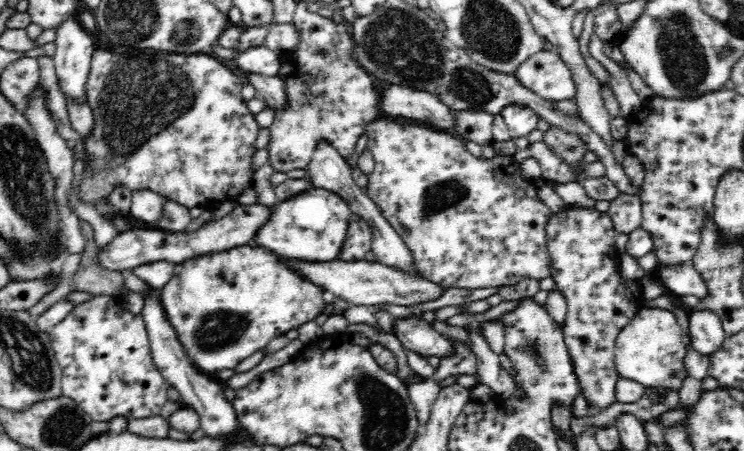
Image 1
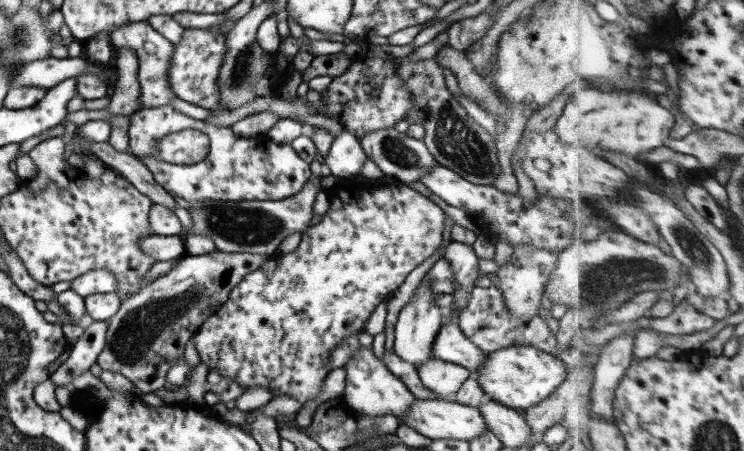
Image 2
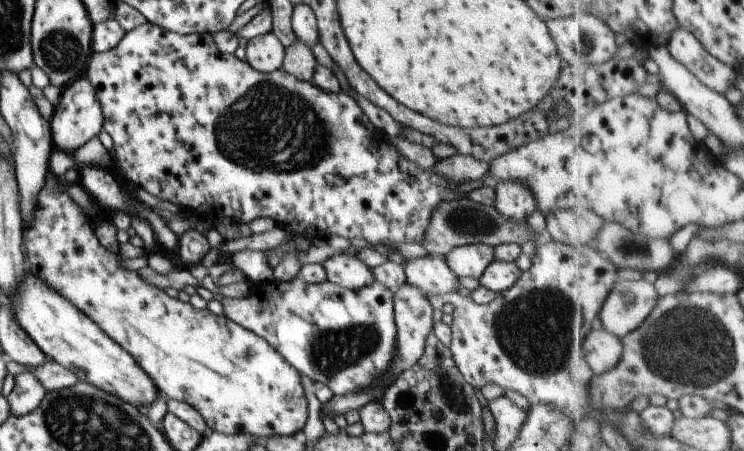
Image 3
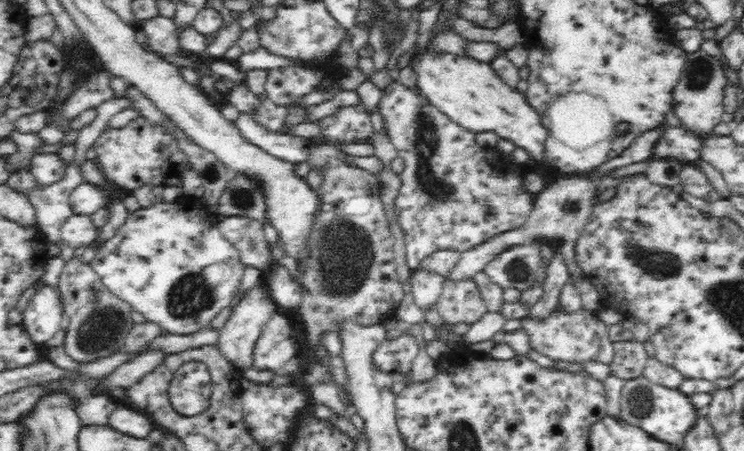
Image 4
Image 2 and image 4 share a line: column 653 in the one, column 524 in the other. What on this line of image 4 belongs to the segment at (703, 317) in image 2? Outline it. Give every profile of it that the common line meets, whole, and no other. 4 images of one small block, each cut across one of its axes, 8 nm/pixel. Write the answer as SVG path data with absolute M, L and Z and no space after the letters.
M582 308L574 314L566 314L556 310L546 322L534 322L525 317L522 328L530 337L532 348L554 362L577 362L582 365L584 362L598 361L608 364L613 359L608 327L594 311Z

